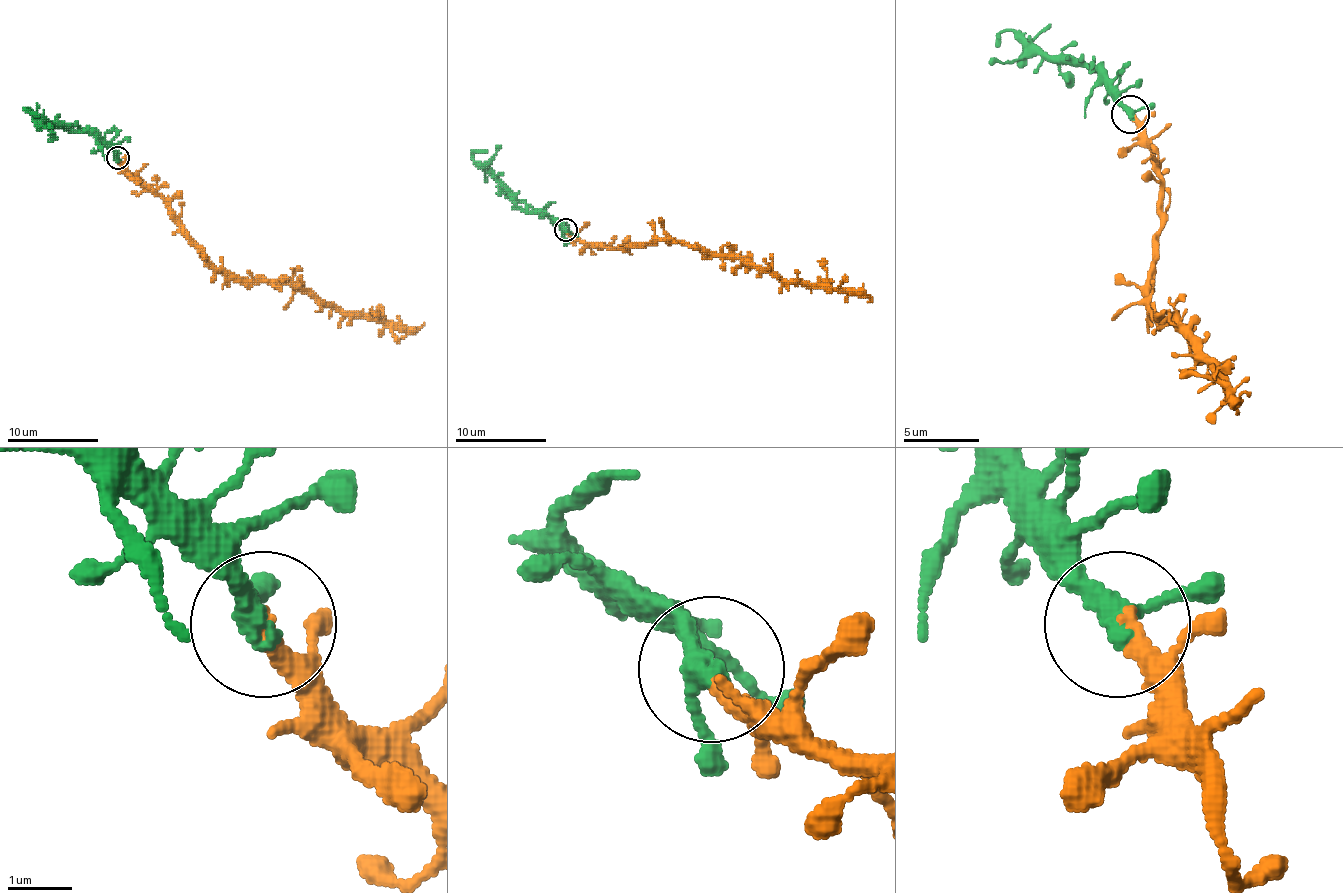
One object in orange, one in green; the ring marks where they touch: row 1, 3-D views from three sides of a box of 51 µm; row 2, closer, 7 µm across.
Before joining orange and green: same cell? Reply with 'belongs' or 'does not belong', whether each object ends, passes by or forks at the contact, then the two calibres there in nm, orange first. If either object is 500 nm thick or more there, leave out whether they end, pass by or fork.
belongs; orange ends there; green passes by; 320 nm thick on the orange side, 320 nm on the other

